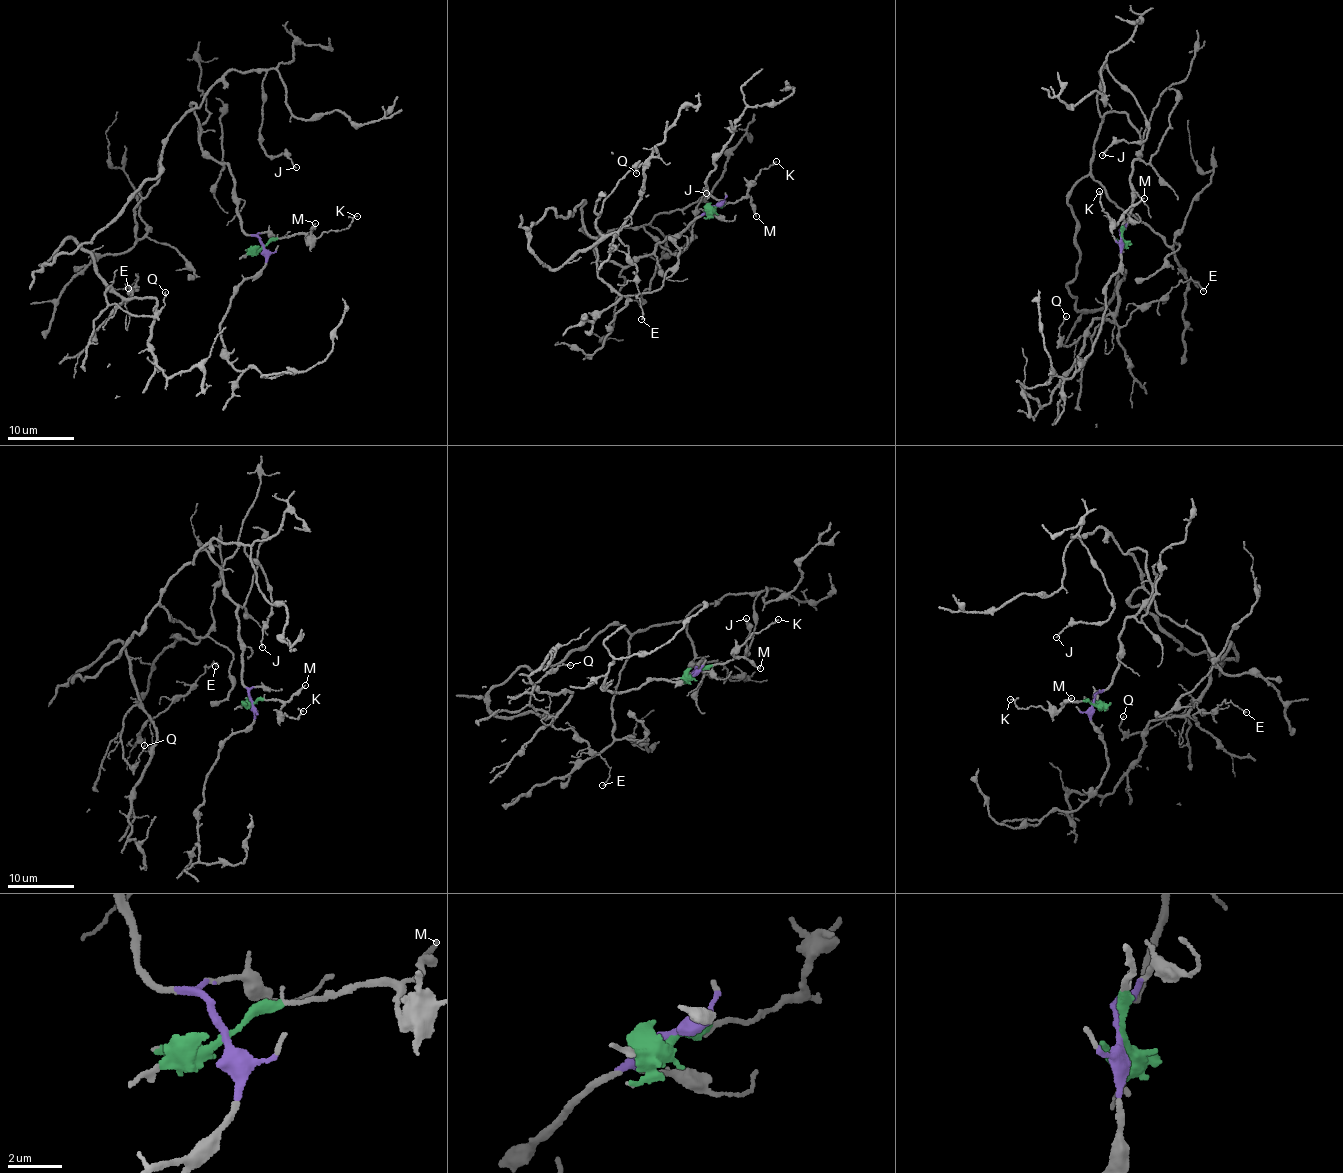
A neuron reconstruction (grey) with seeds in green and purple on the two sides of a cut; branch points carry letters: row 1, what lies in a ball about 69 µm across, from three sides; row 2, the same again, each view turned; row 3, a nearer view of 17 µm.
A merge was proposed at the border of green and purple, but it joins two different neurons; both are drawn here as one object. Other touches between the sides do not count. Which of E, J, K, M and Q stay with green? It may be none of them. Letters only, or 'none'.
K, M

